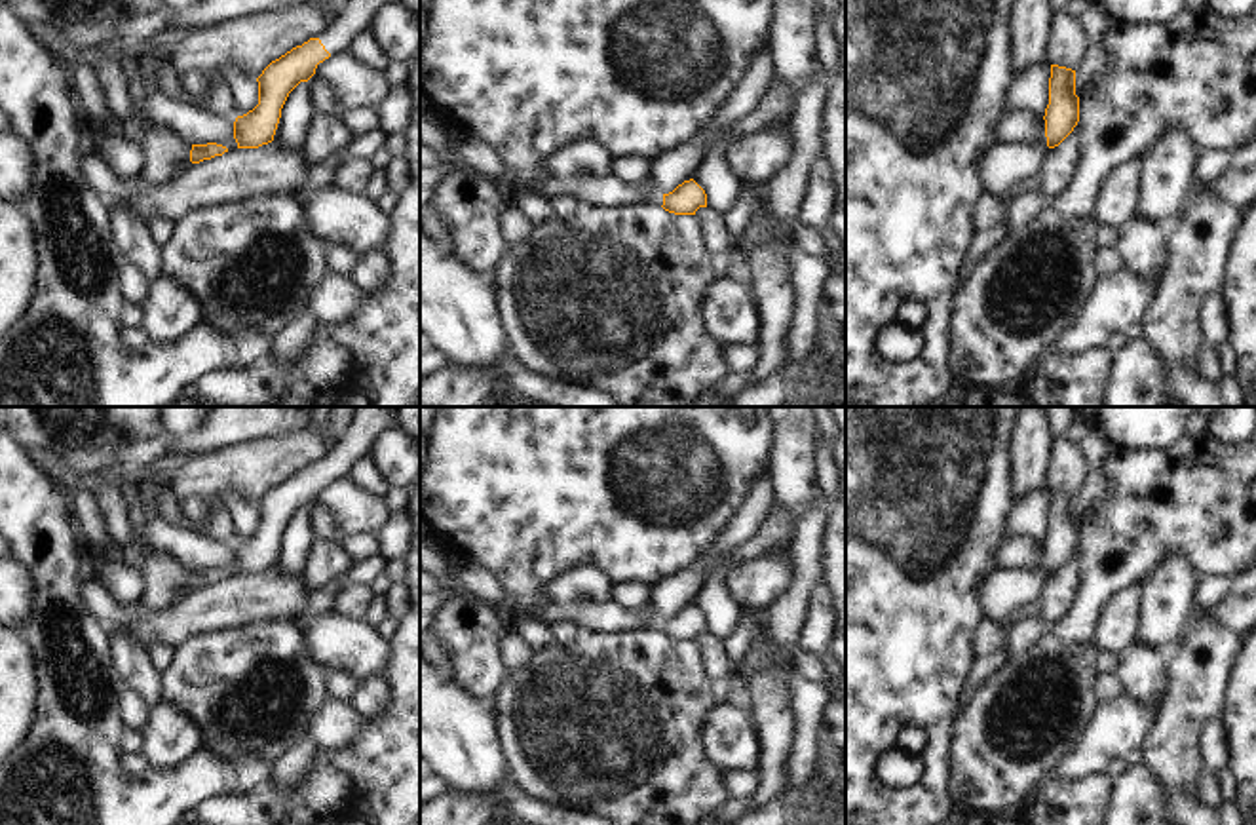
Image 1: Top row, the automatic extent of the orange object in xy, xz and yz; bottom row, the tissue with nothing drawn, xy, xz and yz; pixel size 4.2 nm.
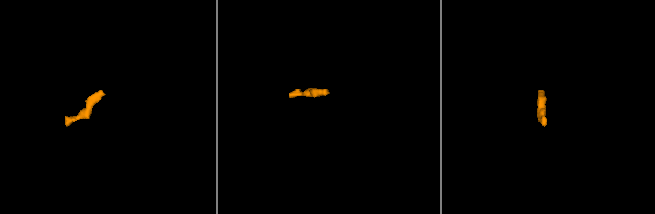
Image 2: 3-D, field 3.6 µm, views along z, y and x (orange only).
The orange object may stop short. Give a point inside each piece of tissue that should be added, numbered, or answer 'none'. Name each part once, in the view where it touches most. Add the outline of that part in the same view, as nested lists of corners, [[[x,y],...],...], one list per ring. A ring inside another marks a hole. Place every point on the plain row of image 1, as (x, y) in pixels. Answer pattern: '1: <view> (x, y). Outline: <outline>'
1: xy (367, 422). Outline: [[[353,407],[352,420],[327,458],[319,464],[329,479],[348,479],[353,464],[369,456],[372,441],[395,426],[397,407]]]

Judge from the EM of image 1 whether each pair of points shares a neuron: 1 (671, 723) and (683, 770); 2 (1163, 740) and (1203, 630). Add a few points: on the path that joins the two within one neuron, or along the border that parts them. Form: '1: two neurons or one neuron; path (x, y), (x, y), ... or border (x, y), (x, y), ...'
1: one neuron; path (671, 734), (677, 759)
2: one neuron; path (1184, 713), (1192, 702), (1192, 656)

